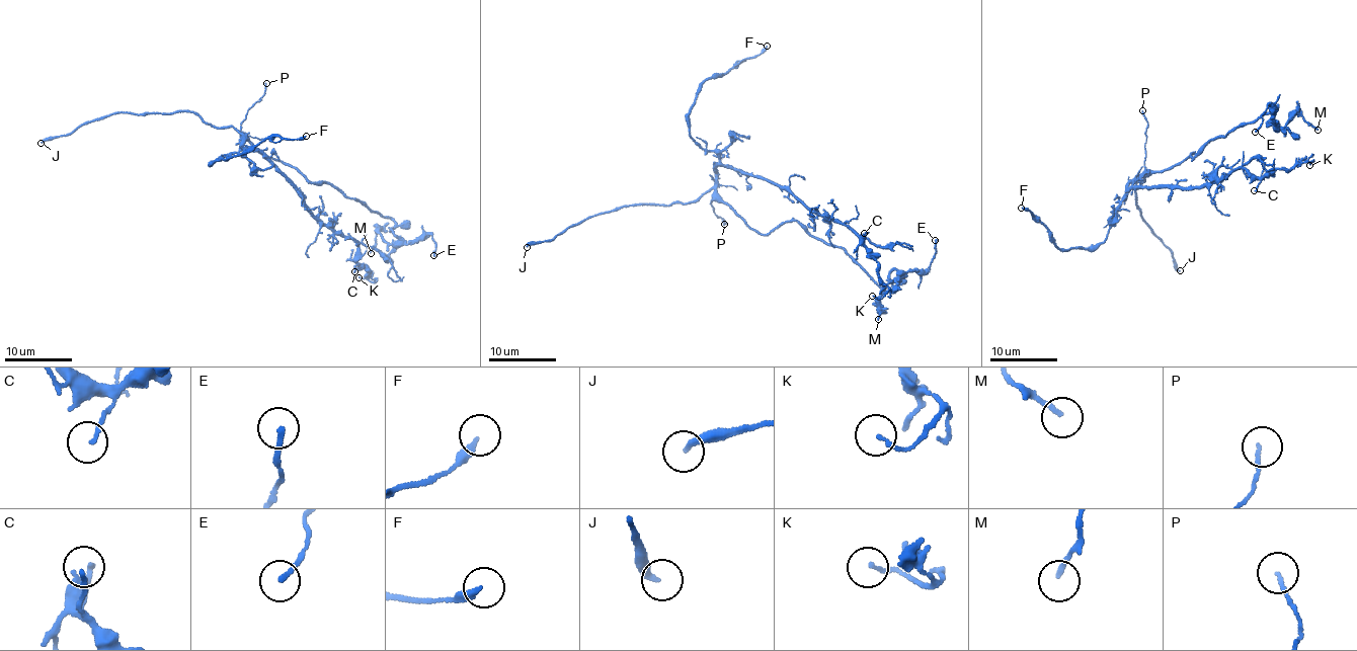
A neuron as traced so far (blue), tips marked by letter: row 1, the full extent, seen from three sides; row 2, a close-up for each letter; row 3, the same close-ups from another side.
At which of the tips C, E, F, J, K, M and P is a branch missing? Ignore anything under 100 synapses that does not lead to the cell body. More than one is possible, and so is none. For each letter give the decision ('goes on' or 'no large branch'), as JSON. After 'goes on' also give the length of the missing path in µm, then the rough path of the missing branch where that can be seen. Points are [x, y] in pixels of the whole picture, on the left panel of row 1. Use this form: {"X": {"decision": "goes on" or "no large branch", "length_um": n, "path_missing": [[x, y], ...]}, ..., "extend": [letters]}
{"C": {"decision": "no large branch"}, "E": {"decision": "no large branch"}, "F": {"decision": "no large branch"}, "J": {"decision": "goes on", "length_um": 25}, "K": {"decision": "no large branch"}, "M": {"decision": "no large branch"}, "P": {"decision": "no large branch"}, "extend": ["J"]}

